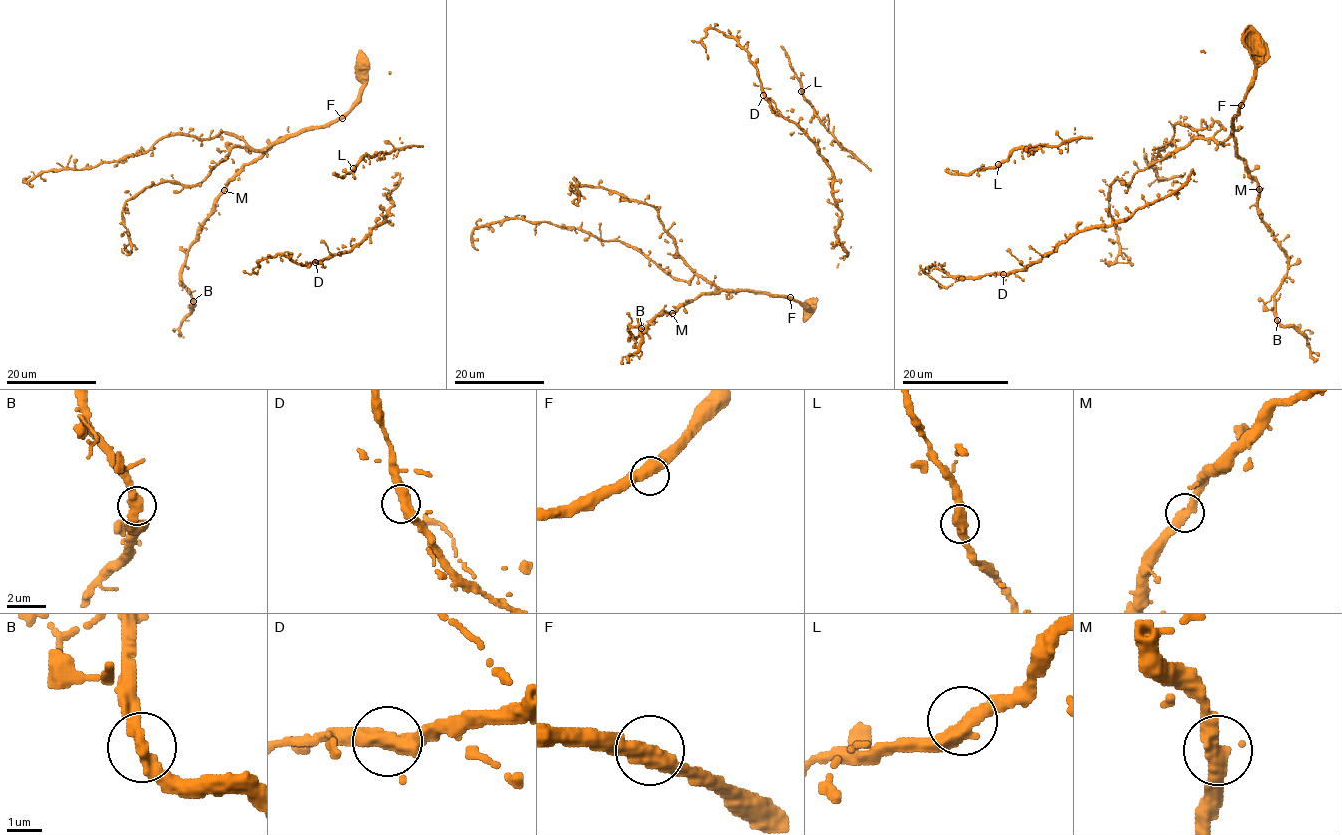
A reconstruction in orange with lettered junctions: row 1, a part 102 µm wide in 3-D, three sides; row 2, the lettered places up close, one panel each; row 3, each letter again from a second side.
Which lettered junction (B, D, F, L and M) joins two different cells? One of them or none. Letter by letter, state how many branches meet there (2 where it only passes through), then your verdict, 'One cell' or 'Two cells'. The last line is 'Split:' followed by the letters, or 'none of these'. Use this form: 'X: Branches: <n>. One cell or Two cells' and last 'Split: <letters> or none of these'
B: Branches: 2. One cell
D: Branches: 2. One cell
F: Branches: 2. One cell
L: Branches: 2. One cell
M: Branches: 2. One cell
Split: none of these

